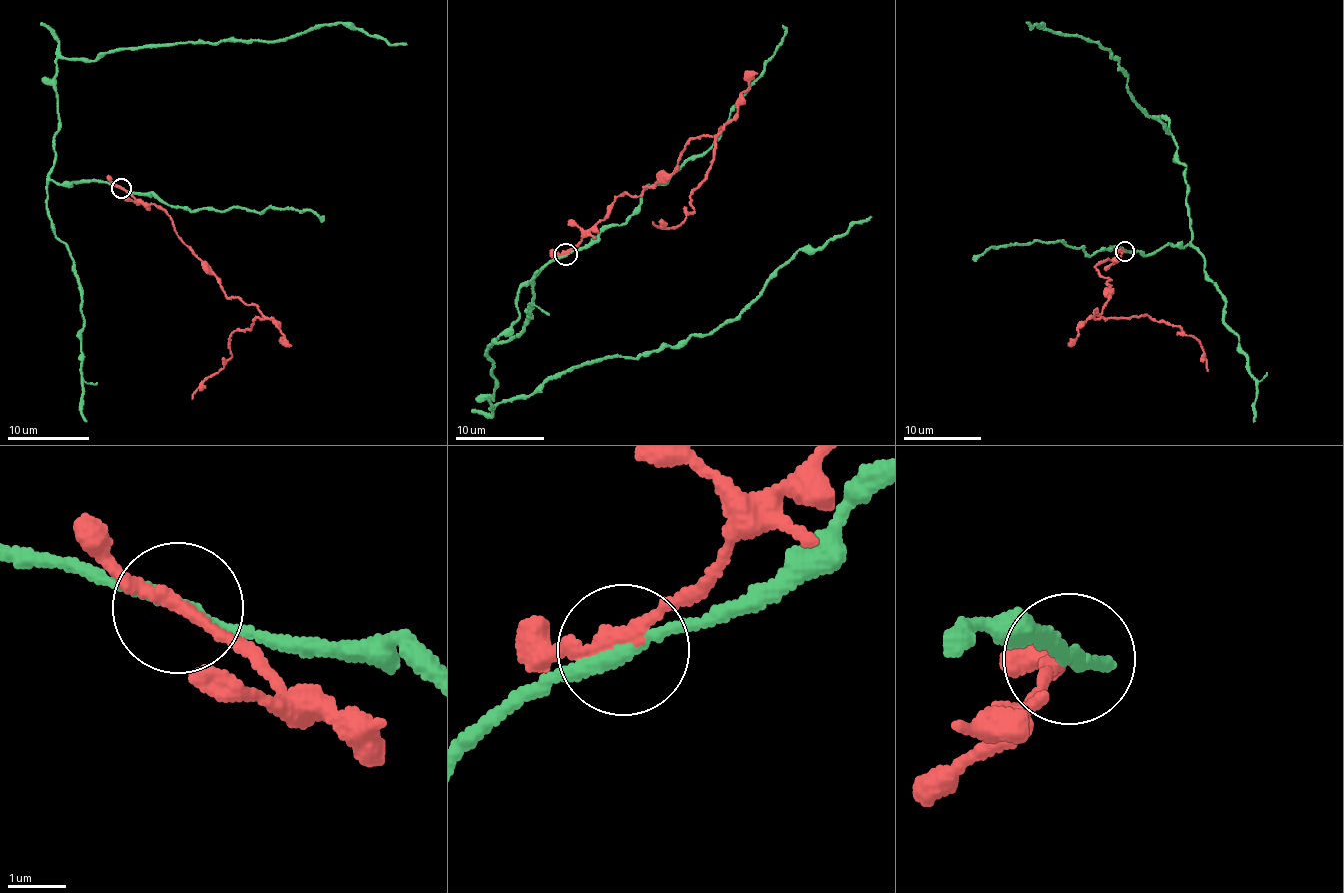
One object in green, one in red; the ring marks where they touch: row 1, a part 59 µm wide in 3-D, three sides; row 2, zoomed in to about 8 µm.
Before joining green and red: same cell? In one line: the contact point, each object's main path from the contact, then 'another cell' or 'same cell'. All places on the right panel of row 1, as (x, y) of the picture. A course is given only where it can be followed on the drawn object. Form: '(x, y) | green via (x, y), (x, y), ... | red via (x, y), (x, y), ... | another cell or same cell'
(1124, 251) | green via (1124, 251), (1142, 255), (1190, 243), (1186, 165), (1164, 123), (1136, 102), (1110, 48), (1025, 22) | red via (1124, 251), (1096, 266), (1110, 280), (1109, 295), (1095, 317), (1150, 316), (1179, 325), (1202, 347), (1207, 371) | another cell

